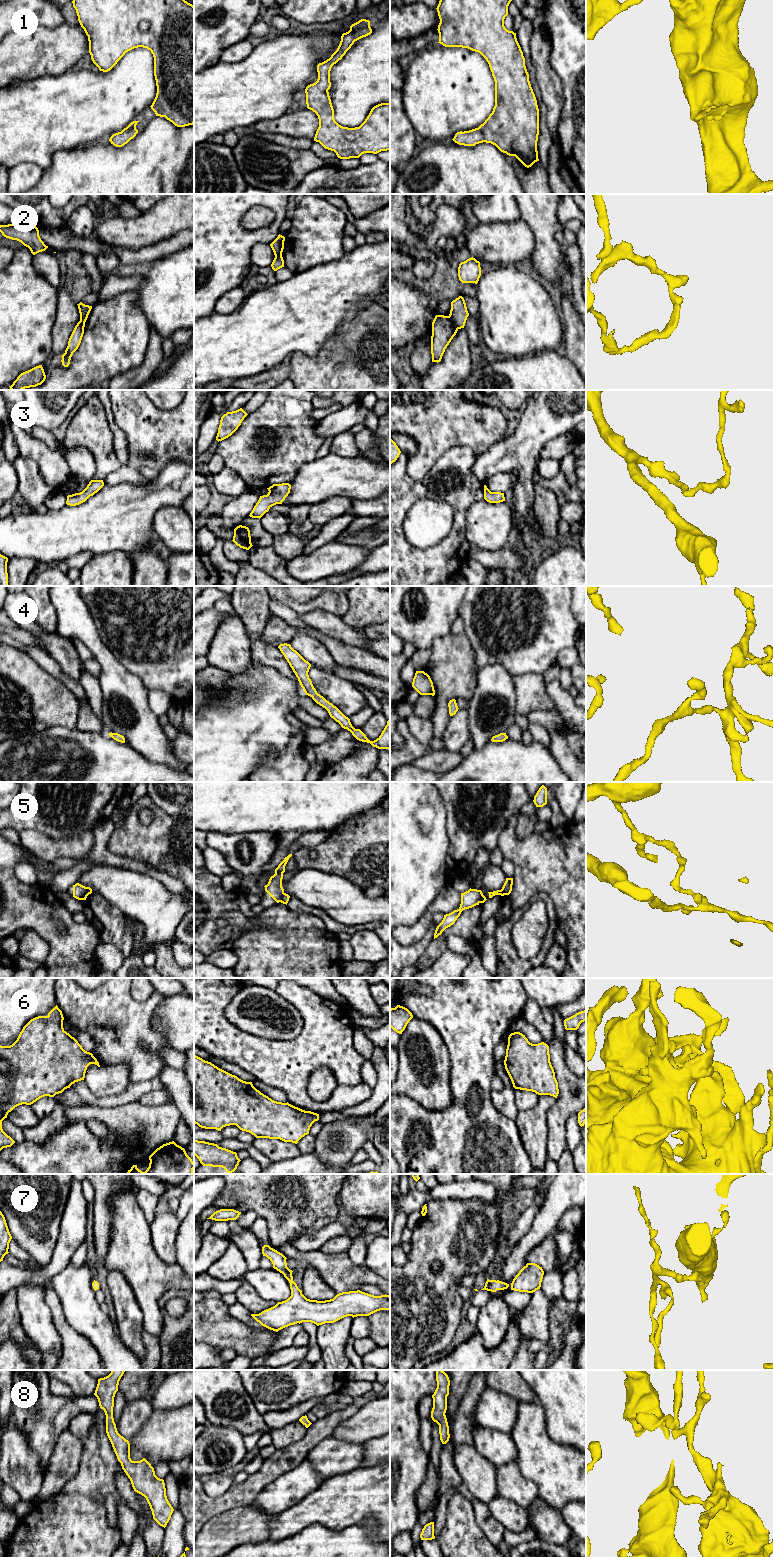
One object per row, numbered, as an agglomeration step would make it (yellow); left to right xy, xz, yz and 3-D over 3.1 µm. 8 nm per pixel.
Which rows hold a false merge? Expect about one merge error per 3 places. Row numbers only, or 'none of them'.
2, 5

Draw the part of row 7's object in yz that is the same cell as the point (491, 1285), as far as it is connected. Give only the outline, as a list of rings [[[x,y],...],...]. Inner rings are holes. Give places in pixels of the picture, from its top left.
[[[487,1279],[485,1286],[481,1290],[487,1290],[491,1292],[496,1292],[497,1290],[504,1290],[509,1287],[509,1284],[499,1281],[499,1280],[489,1280]]]

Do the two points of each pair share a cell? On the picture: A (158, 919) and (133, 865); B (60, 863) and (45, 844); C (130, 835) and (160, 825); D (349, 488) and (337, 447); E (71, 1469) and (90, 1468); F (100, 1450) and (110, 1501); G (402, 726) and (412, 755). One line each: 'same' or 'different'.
A: different
B: different
C: same
D: different
E: different
F: different
G: same

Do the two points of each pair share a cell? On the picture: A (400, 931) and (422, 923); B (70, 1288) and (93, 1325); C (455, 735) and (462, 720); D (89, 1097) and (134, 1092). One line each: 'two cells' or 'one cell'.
A: one cell
B: one cell
C: one cell
D: one cell

